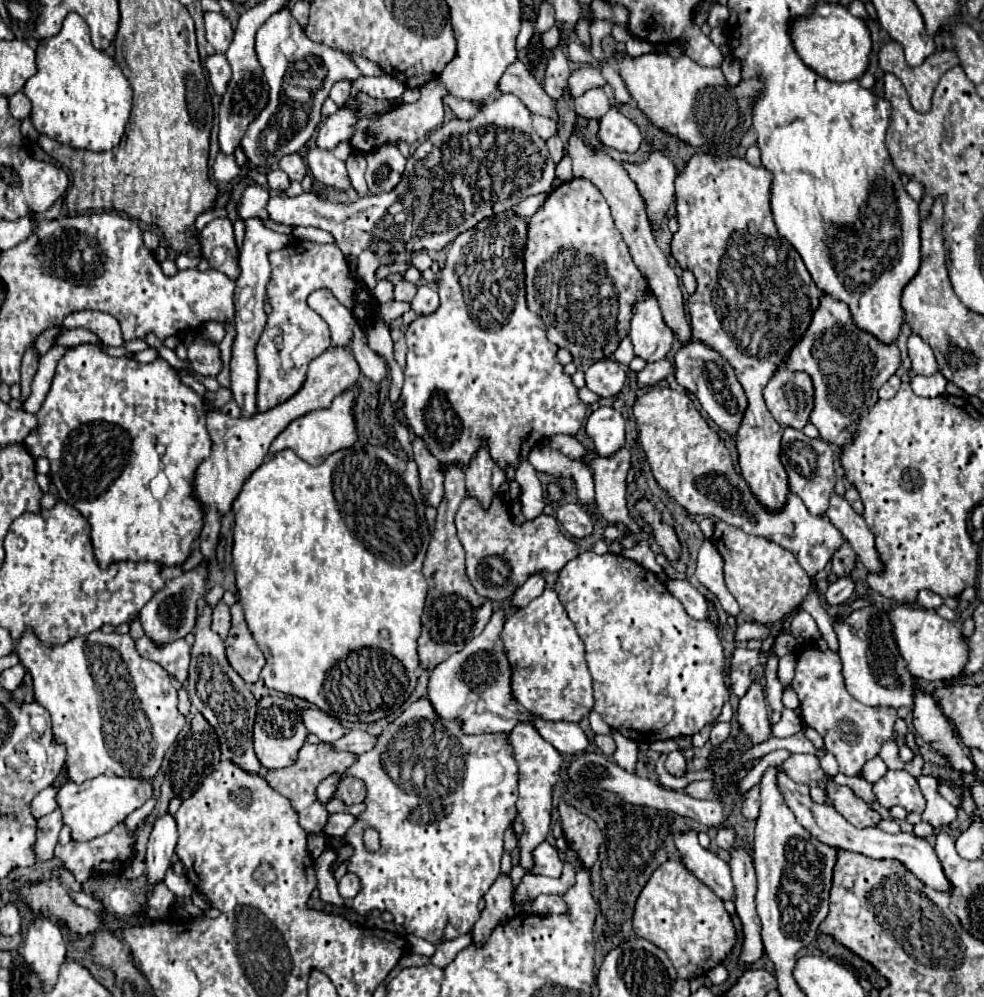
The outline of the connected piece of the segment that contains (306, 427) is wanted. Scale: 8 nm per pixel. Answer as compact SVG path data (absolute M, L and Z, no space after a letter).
M350 387L346 389L342 395L338 395L330 409L318 409L314 413L308 413L306 417L298 417L294 419L274 441L274 445L270 445L270 455L274 455L276 451L282 449L292 449L300 459L304 459L310 465L322 465L324 459L328 455L332 455L334 451L340 449L348 449L358 441L358 433L356 433L356 419L354 419L354 405L356 405L356 397L358 397L358 387Z

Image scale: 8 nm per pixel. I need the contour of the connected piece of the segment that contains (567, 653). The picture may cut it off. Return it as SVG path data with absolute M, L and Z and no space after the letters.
M546 589L526 607L516 609L516 613L506 619L500 637L512 669L512 697L522 703L530 715L544 721L572 723L580 723L580 719L588 717L594 707L594 697L592 677L584 659L584 641L554 589Z

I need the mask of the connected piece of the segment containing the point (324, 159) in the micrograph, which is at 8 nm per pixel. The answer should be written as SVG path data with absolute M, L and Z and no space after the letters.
M312 145L308 149L306 161L308 161L308 169L310 169L312 177L318 183L322 183L330 189L338 189L338 191L344 191L350 187L350 179L348 179L344 161L340 161L332 151Z

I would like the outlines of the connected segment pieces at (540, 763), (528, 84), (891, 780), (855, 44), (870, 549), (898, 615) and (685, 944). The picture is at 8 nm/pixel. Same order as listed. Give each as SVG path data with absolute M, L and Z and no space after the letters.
M518 723L510 733L508 733L508 743L514 747L514 759L518 763L520 775L518 775L518 801L516 809L518 815L524 821L524 833L520 835L520 865L528 867L532 865L532 849L540 845L550 827L552 819L552 789L560 779L562 767L564 767L564 757L538 733L538 729L532 723Z
M516 61L516 69L504 71L504 75L500 77L498 89L500 89L500 93L516 95L530 109L532 115L544 115L544 117L558 119L556 101L544 93L544 89L528 73L528 69L522 61Z
M888 770L874 785L874 793L878 797L878 803L886 809L900 805L908 813L922 814L926 807L926 800L920 793L918 781L905 770Z
M842 3L818 5L818 9L814 9L814 17L806 17L806 21L794 21L794 33L790 33L790 37L794 37L794 47L802 61L830 81L854 81L860 79L868 69L872 53L870 29Z
M830 495L830 507L826 511L830 523L844 535L844 539L852 545L858 559L864 563L868 571L880 571L882 563L878 559L878 551L874 547L874 535L868 531L864 519L854 513L850 503L840 495Z
M894 605L888 611L888 619L892 623L892 635L898 651L914 677L924 681L948 681L962 673L968 657L968 645L954 623L942 619L936 611L908 605Z
M680 861L660 865L640 891L634 907L634 933L660 947L670 957L678 977L688 981L716 967L736 943L736 931L722 899L710 893Z

